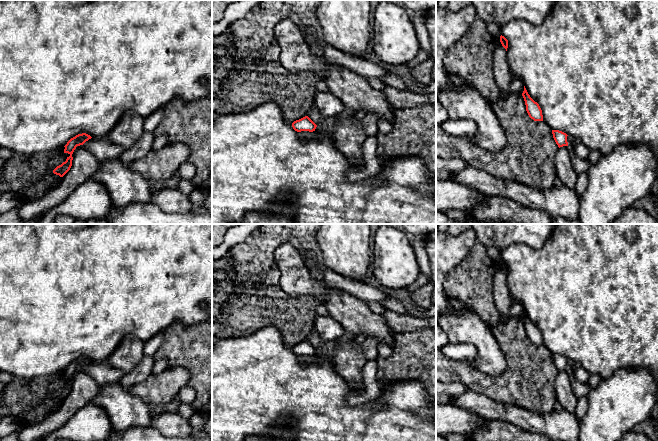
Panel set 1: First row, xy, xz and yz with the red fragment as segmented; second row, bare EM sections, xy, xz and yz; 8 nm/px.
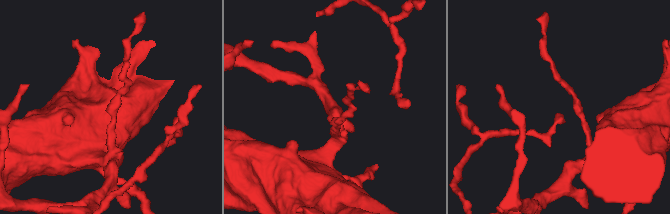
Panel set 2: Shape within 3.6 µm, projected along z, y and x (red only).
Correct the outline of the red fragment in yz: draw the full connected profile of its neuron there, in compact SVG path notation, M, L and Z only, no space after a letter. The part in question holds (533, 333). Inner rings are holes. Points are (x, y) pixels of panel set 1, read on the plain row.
M525 310L522 320L525 325L526 335L531 343L534 345L543 345L542 334L537 326L535 326L528 318Z

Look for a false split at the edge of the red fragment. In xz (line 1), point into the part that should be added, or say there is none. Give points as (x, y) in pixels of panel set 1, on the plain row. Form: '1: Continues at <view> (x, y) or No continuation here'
1: No continuation here

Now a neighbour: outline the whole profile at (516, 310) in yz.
M513 302L510 307L510 317L522 318L524 315L524 307L519 302Z

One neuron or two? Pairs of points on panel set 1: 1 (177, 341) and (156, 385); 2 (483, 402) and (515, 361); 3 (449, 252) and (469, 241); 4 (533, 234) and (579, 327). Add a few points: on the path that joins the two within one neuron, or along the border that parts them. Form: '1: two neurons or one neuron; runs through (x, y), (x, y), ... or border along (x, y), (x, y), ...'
1: two neurons; border along (167, 367), (182, 366), (189, 374), (189, 377)
2: two neurons; border along (468, 388), (483, 393), (496, 401), (509, 404)
3: one neuron; runs through (454, 248), (464, 241)
4: two neurons; border along (551, 234), (539, 248), (517, 244)

